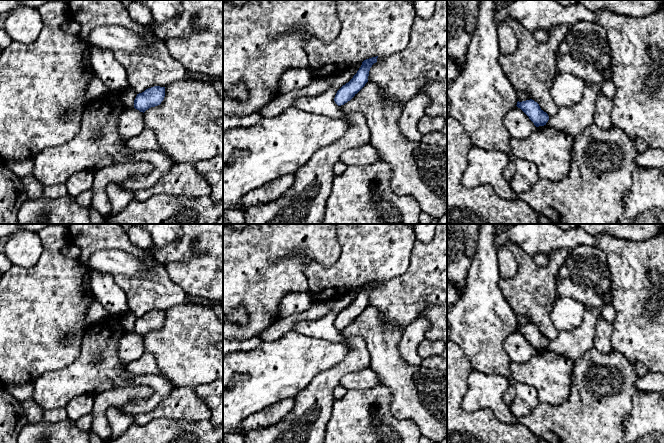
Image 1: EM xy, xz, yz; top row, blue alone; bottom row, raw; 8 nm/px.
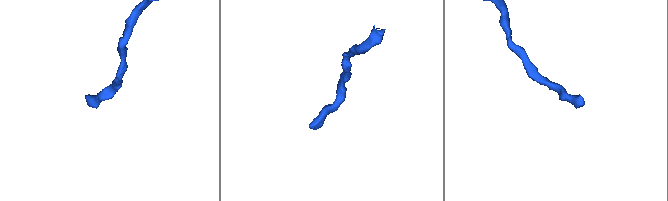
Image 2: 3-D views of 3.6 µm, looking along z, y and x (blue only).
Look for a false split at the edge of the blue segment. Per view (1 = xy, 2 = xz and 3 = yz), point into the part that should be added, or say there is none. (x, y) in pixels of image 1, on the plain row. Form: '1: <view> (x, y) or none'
1: none
2: none
3: none

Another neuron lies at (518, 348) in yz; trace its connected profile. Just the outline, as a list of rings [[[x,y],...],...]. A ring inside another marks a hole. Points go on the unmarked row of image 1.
[[[517,330],[508,335],[504,345],[510,360],[516,363],[527,362],[536,351]]]

